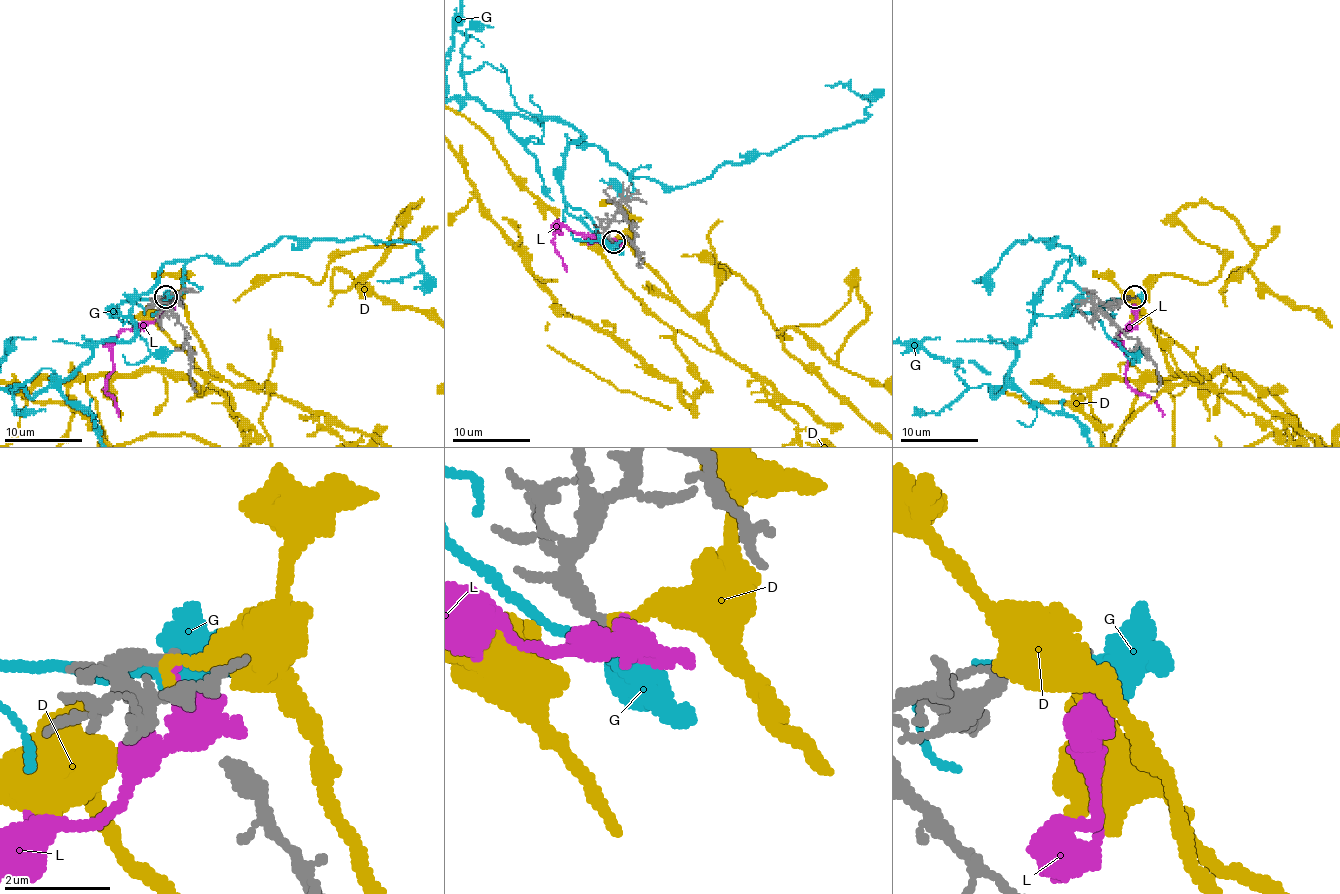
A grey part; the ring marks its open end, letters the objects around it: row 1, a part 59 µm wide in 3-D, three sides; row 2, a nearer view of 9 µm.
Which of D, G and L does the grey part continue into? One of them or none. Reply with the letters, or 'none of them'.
none of them

